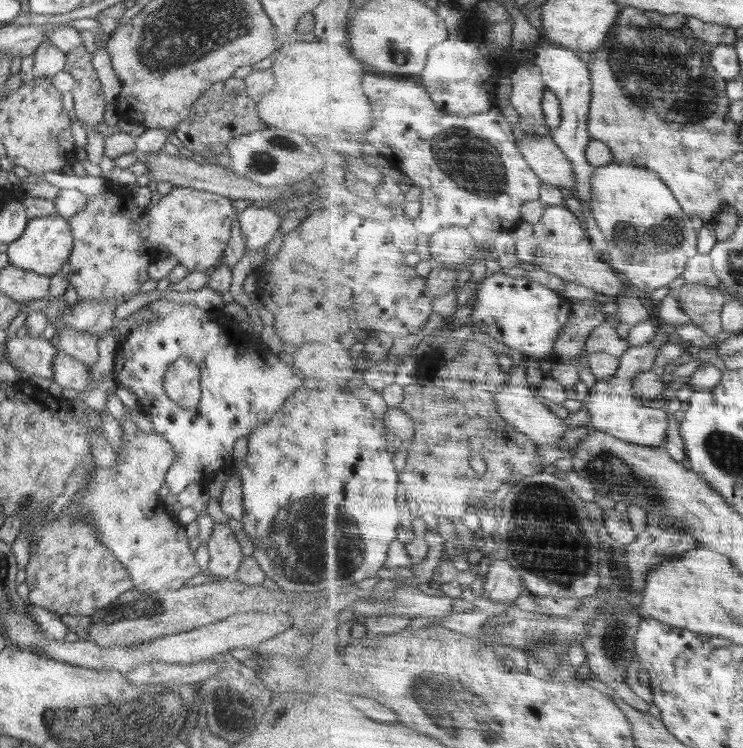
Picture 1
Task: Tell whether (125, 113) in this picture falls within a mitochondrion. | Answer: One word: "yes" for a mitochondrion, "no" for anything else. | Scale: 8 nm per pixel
no

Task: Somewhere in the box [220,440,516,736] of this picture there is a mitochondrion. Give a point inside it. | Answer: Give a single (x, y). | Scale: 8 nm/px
(302, 541)

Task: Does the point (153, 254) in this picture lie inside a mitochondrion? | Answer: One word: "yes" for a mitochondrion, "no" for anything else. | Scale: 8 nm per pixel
no

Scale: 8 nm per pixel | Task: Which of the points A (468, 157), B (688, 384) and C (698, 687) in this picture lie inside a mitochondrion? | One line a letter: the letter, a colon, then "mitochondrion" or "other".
A: mitochondrion
B: other
C: other

